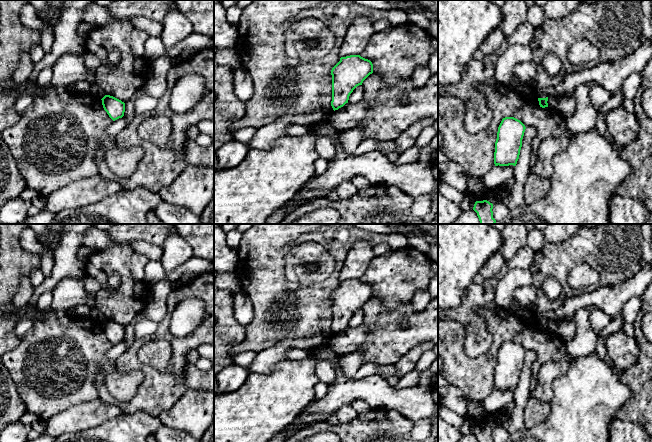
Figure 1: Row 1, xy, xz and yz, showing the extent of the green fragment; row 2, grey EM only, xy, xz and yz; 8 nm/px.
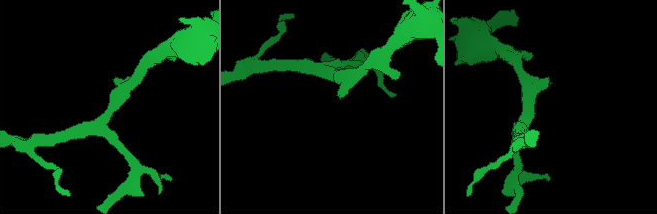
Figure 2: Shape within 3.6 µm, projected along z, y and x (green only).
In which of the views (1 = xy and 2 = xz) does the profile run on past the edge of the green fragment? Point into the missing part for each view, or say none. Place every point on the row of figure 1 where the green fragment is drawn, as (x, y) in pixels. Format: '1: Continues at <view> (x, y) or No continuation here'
1: No continuation here
2: No continuation here

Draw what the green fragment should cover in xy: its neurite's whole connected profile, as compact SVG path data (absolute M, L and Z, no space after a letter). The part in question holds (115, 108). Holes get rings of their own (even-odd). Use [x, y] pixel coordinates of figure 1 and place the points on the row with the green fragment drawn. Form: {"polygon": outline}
{"polygon": "M105 95L101 100L104 110L113 121L124 116L124 102L110 95Z"}

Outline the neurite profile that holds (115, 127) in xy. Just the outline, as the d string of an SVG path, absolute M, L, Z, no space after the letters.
M125 116L113 121L107 128L106 133L112 137L116 137L116 135L121 132L124 128L129 125Z

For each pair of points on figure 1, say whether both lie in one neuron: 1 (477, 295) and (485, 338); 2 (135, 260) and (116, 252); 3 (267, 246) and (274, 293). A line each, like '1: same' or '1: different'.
1: same
2: different
3: same

